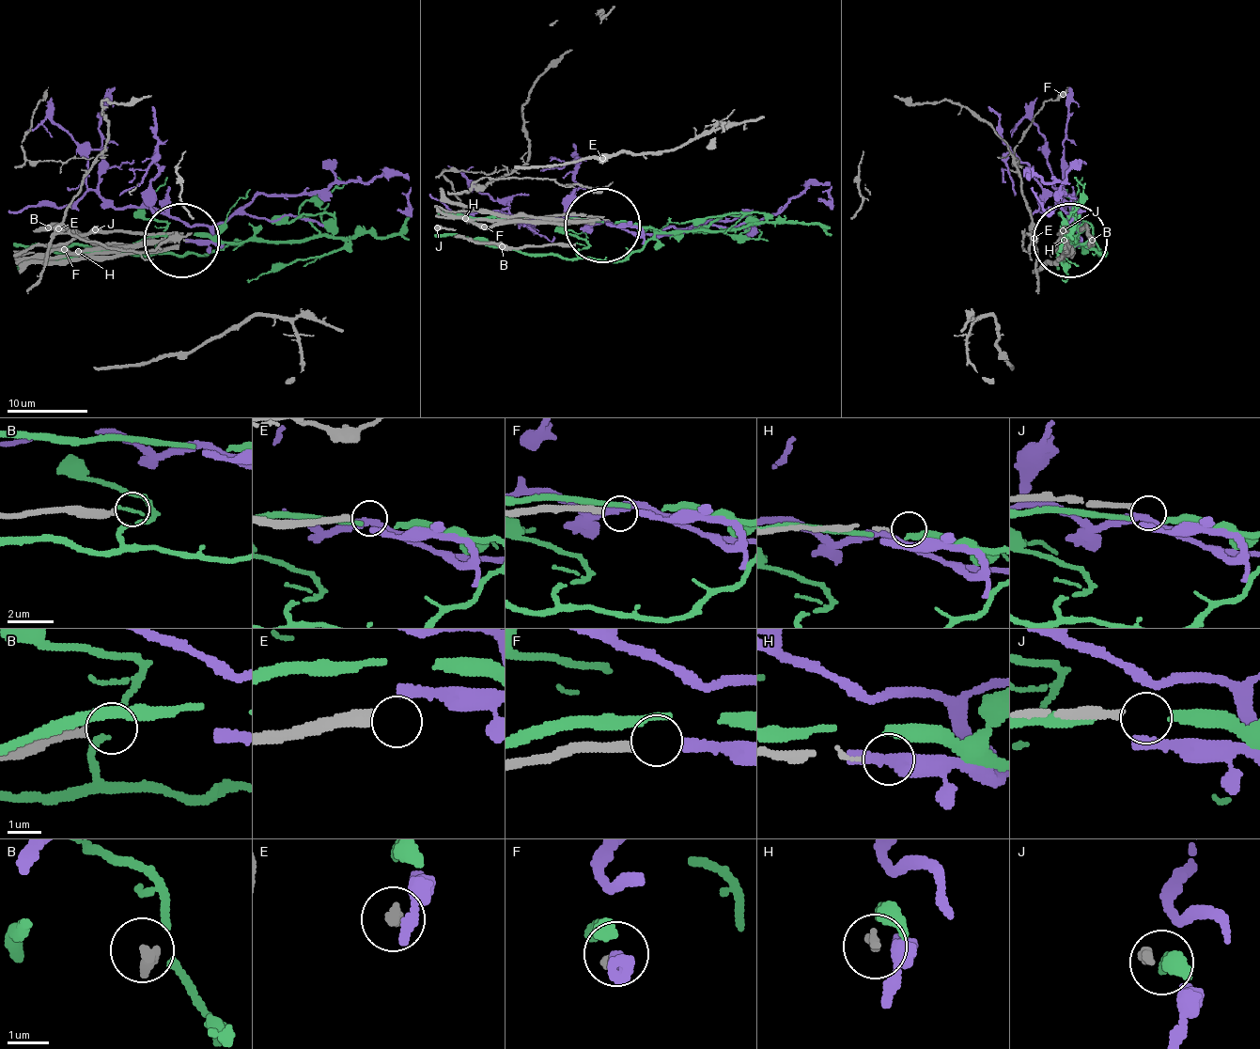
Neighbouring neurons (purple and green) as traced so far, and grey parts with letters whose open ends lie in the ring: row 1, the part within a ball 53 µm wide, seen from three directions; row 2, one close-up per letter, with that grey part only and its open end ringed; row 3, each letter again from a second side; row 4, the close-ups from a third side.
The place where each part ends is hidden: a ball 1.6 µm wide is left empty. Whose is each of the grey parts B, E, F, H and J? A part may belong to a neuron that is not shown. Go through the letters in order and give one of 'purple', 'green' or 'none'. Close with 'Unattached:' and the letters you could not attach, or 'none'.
B: none
E: none
F: purple
H: none
J: none
Unattached: B, E, H, J

